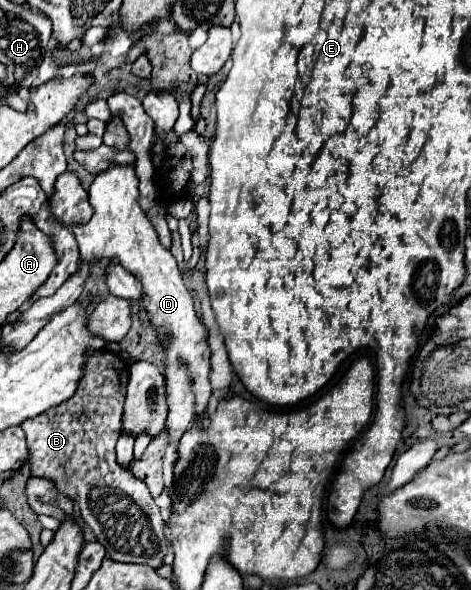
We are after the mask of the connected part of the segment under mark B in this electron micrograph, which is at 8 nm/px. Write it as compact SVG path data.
M110 350L94 352L88 358L86 374L80 380L78 392L58 408L50 408L48 412L42 412L42 416L22 422L22 430L26 432L28 438L32 476L54 480L56 488L78 504L84 522L94 530L96 540L106 548L106 556L116 562L148 564L152 568L160 568L164 564L162 562L164 556L170 552L170 542L162 532L166 522L160 514L160 508L154 504L154 498L148 492L146 484L142 480L136 480L130 470L122 468L116 462L114 448L122 432L126 384L128 384L128 364L120 356L110 354Z

